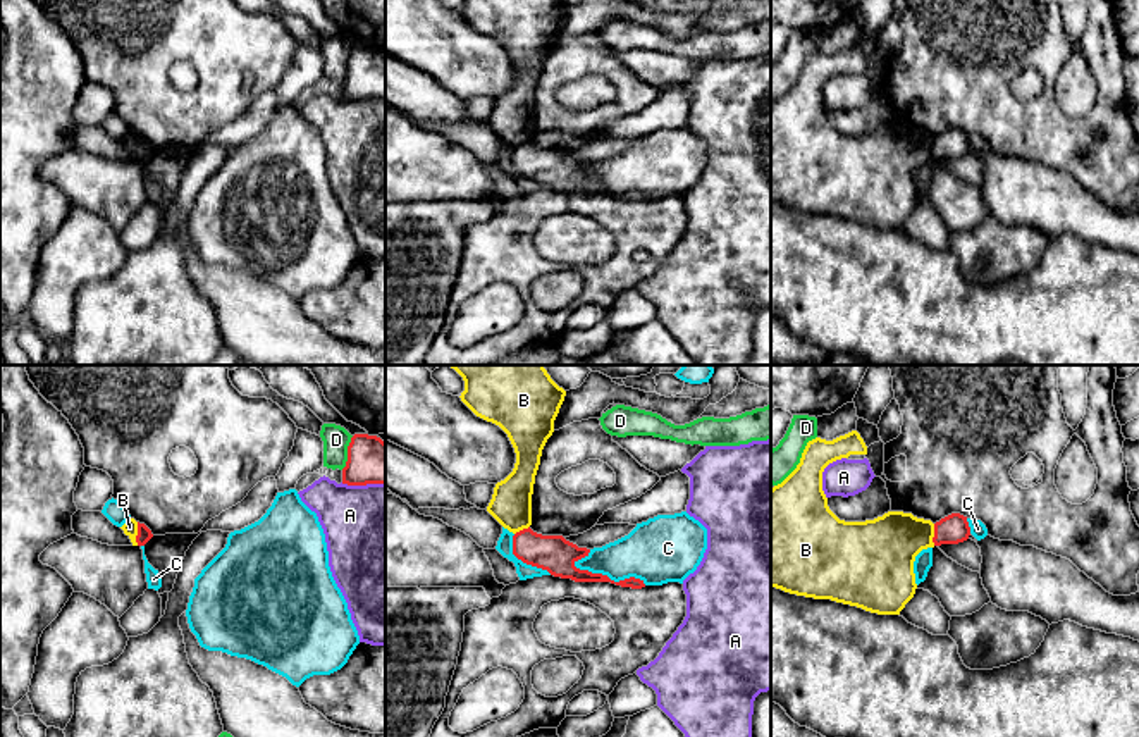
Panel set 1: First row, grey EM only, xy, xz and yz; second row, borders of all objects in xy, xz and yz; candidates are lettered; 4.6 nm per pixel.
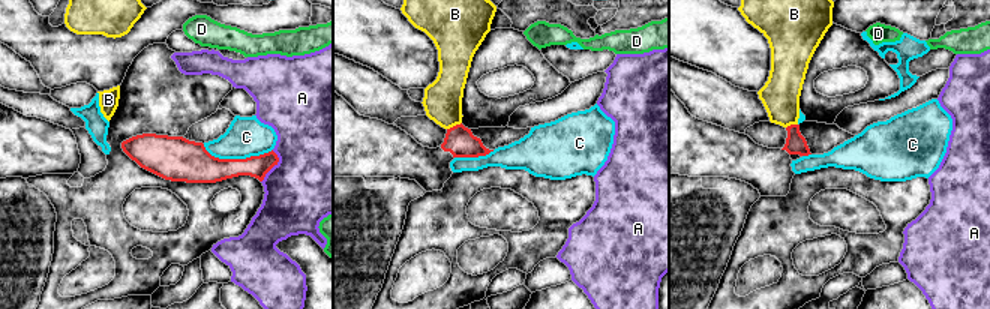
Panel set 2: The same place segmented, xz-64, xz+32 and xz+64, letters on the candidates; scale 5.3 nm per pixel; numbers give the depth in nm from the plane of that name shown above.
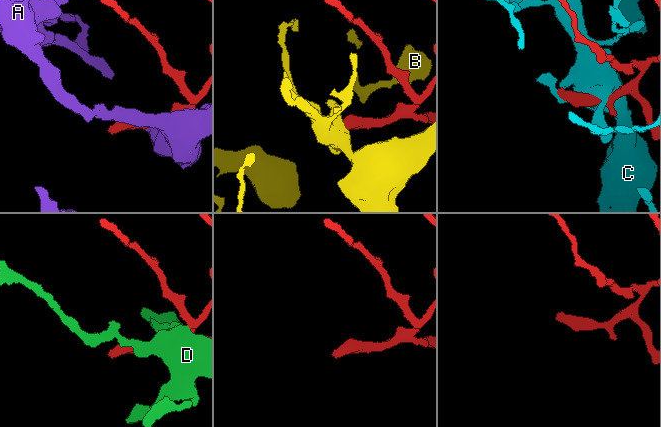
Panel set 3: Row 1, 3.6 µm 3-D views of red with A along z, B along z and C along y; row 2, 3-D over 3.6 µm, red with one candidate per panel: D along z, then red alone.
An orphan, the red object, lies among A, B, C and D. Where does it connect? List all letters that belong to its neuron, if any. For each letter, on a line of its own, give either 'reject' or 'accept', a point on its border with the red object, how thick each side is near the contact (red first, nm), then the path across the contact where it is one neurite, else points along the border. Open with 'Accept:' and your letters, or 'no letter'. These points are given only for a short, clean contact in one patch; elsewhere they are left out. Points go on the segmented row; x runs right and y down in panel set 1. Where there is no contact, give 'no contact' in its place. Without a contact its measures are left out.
Accept: no letter
A: reject; contact xy (363, 484); calibres 220 and 480 nm
B: reject; contact xy (138, 534); calibres 70 and 70 nm; border xy (138, 522), (136, 545)
C: reject; contact xz (608, 577); calibres 160 and 300 nm
D: reject; contact xy (348, 453); calibres 220 and 130 nm; border xy (353, 436), (348, 446), (348, 460), (341, 469)

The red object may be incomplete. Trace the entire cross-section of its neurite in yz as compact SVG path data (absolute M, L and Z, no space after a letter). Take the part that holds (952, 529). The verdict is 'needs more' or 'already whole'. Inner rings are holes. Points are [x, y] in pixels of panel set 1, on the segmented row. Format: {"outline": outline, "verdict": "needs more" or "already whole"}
{"outline": "M951 513L934 523L934 546L958 544L972 539L981 548L981 579L991 603L1007 611L1029 611L1050 625L1063 620L1082 627L1139 641L1139 592L1113 596L1081 572L1070 560L1034 546L1000 541L991 536L977 541L970 534L967 517Z", "verdict": "needs more"}

